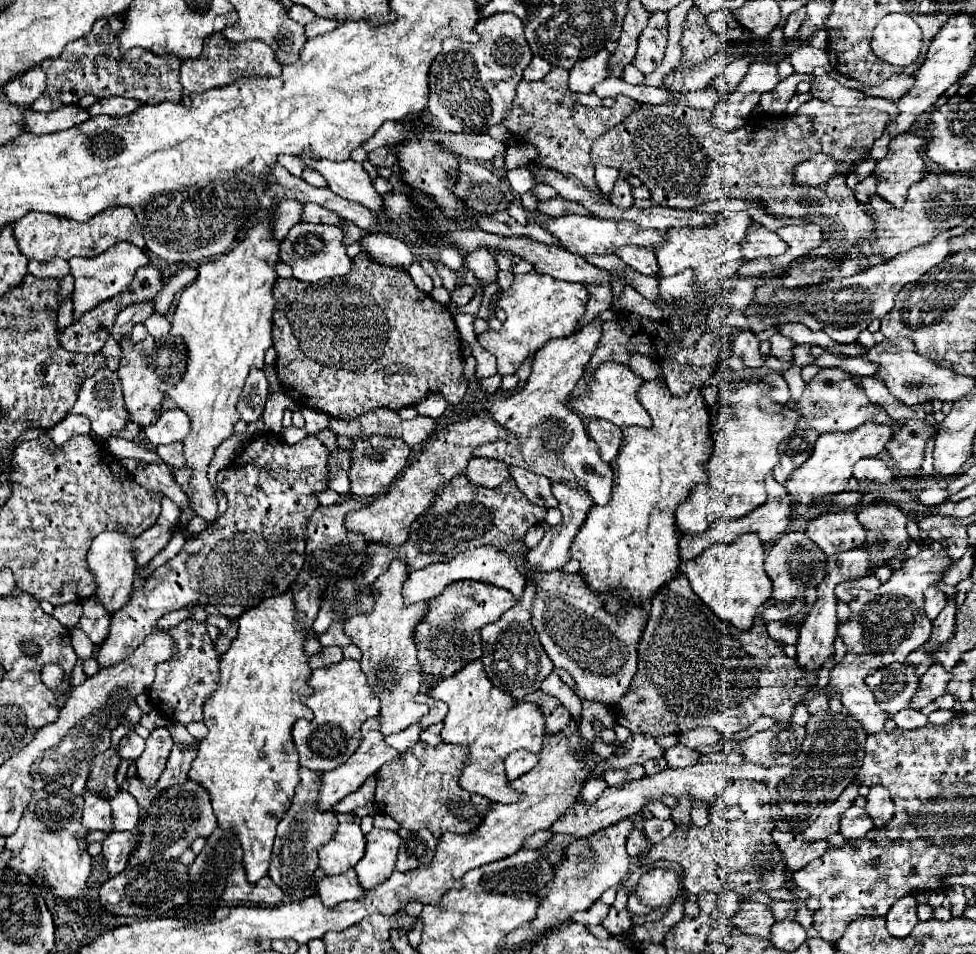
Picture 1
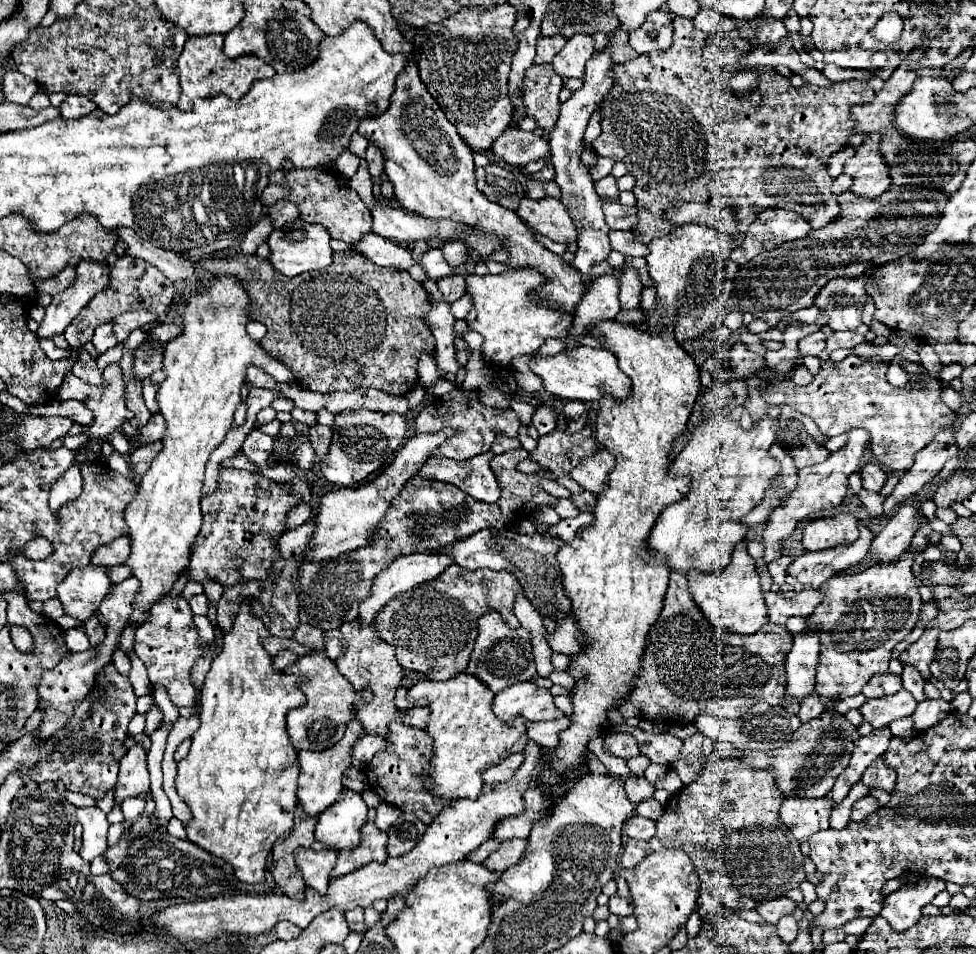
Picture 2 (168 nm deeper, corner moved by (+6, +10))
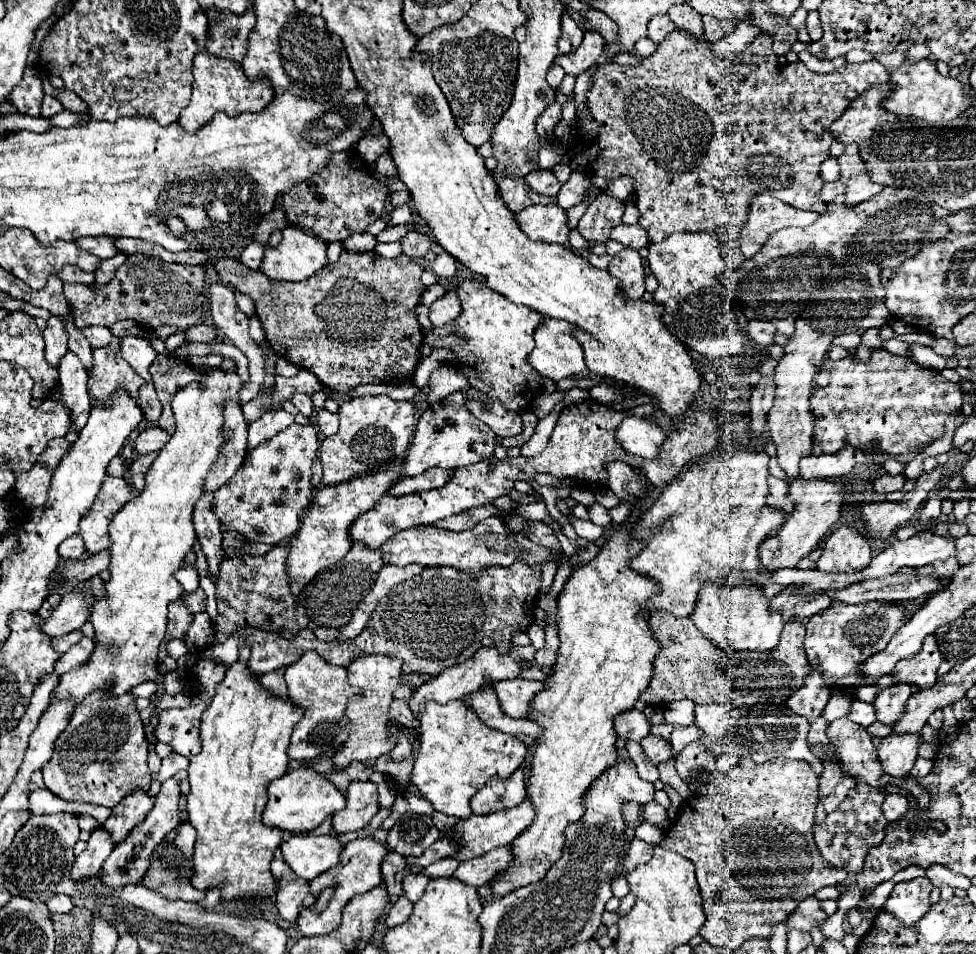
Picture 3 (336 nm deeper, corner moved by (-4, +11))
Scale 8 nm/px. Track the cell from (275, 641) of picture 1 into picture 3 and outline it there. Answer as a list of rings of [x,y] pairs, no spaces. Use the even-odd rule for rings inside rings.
[[[248,639],[240,641],[240,659],[226,671],[224,681],[216,687],[216,695],[208,709],[202,715],[200,727],[200,741],[202,751],[190,759],[188,765],[188,781],[190,781],[190,795],[188,795],[188,813],[190,823],[196,829],[196,845],[194,845],[194,877],[192,885],[198,889],[220,887],[222,901],[246,899],[246,897],[272,897],[276,893],[276,881],[270,873],[270,861],[274,851],[282,843],[284,831],[278,827],[266,827],[262,823],[262,811],[266,807],[266,789],[268,783],[286,773],[288,767],[288,747],[290,735],[296,721],[302,719],[302,707],[292,703],[288,697],[274,695],[266,687],[262,687],[260,677],[248,667],[250,659],[250,645]]]

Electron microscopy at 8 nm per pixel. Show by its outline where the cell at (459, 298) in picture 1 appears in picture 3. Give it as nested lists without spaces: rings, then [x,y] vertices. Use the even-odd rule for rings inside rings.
[[[450,289],[444,297],[434,301],[434,305],[430,307],[430,321],[434,327],[440,327],[454,321],[460,313],[462,313],[462,307],[456,295],[456,289]]]

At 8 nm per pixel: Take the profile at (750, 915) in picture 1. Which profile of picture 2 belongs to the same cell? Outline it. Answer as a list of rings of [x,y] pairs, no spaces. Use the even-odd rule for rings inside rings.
[[[778,898],[778,900],[770,900],[770,902],[762,902],[756,912],[768,922],[768,924],[778,924],[778,920],[786,914],[792,914],[796,910],[796,902],[792,902],[790,898]]]

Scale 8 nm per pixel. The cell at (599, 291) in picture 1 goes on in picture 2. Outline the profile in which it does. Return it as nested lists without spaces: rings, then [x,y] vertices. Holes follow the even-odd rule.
[[[606,48],[600,54],[594,54],[588,64],[586,64],[586,74],[582,78],[582,88],[578,88],[568,102],[562,104],[560,108],[560,116],[558,116],[558,124],[554,126],[554,132],[550,132],[550,150],[552,150],[552,166],[556,168],[556,182],[562,188],[562,204],[568,208],[574,224],[578,224],[578,250],[574,256],[572,266],[576,266],[576,270],[580,274],[584,274],[586,278],[586,286],[590,286],[590,282],[594,280],[594,276],[590,274],[592,266],[596,262],[602,262],[608,258],[610,254],[610,242],[608,242],[608,226],[604,222],[604,212],[602,212],[602,202],[594,190],[594,180],[588,172],[588,168],[582,164],[580,154],[582,154],[582,136],[584,130],[588,126],[588,120],[592,116],[592,112],[600,106],[600,102],[604,100],[608,88],[612,86],[612,58],[610,58],[610,50]]]

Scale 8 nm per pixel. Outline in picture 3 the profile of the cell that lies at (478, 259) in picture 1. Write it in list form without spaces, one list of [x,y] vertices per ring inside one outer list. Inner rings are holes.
[[[438,251],[438,257],[434,261],[426,261],[424,257],[412,257],[412,261],[428,271],[434,271],[438,277],[454,277],[458,271],[458,261],[446,251]]]

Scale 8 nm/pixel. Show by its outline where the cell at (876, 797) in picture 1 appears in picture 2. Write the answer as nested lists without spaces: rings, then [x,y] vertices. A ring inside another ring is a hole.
[[[880,756],[878,760],[874,760],[874,764],[870,764],[870,768],[866,768],[866,772],[862,776],[862,784],[870,786],[870,788],[882,788],[886,792],[892,792],[894,784],[896,784],[896,772]]]

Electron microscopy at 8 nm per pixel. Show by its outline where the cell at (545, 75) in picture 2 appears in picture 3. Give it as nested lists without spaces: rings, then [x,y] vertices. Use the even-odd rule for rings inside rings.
[[[552,65],[550,67],[550,71],[548,71],[548,75],[546,75],[546,81],[548,81],[548,85],[556,91],[558,87],[560,87],[560,83],[562,83],[562,79],[564,79],[564,71],[562,71],[562,67],[558,67],[558,65]]]

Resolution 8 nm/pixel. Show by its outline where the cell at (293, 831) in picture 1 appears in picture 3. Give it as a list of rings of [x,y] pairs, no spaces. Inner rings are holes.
[[[272,861],[272,875],[278,879],[276,891],[276,907],[282,919],[296,921],[298,913],[306,903],[314,903],[310,883],[300,879],[284,861]]]

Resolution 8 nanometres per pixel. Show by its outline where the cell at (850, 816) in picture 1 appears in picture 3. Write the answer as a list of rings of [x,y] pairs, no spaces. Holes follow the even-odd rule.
[[[886,793],[886,799],[882,803],[882,811],[884,811],[884,817],[888,821],[904,819],[904,815],[908,811],[906,795],[902,795],[902,793]]]

